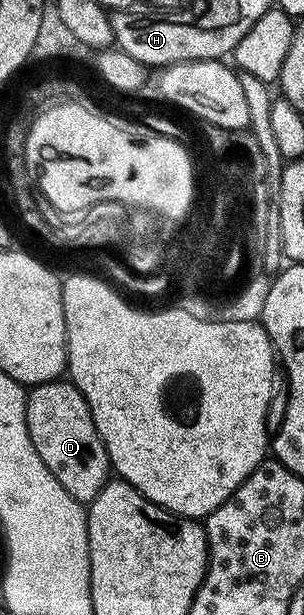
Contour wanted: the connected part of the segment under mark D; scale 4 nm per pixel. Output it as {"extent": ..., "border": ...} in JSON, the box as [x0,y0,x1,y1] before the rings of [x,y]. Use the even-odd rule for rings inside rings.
{"extent":[26,379,112,503],"border":[[[59,379],[33,386],[26,394],[26,422],[36,455],[40,455],[44,467],[56,475],[60,487],[77,501],[88,503],[96,499],[98,492],[111,480],[112,466],[96,431],[92,411],[74,382]]]}

